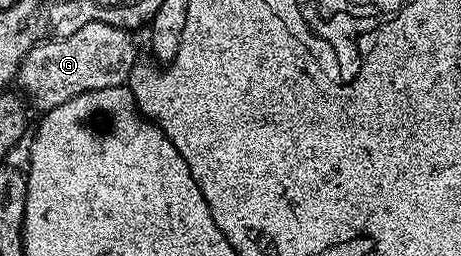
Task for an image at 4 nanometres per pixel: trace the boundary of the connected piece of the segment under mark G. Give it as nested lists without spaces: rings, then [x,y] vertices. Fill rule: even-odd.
[[[90,21],[85,23],[85,27],[81,27],[81,31],[73,31],[73,35],[52,37],[50,41],[43,41],[29,50],[19,65],[18,92],[26,98],[32,110],[46,111],[61,103],[69,103],[69,99],[73,99],[85,91],[101,91],[101,87],[117,87],[124,84],[137,64],[135,41],[131,37],[134,36],[128,30],[116,25]]]

